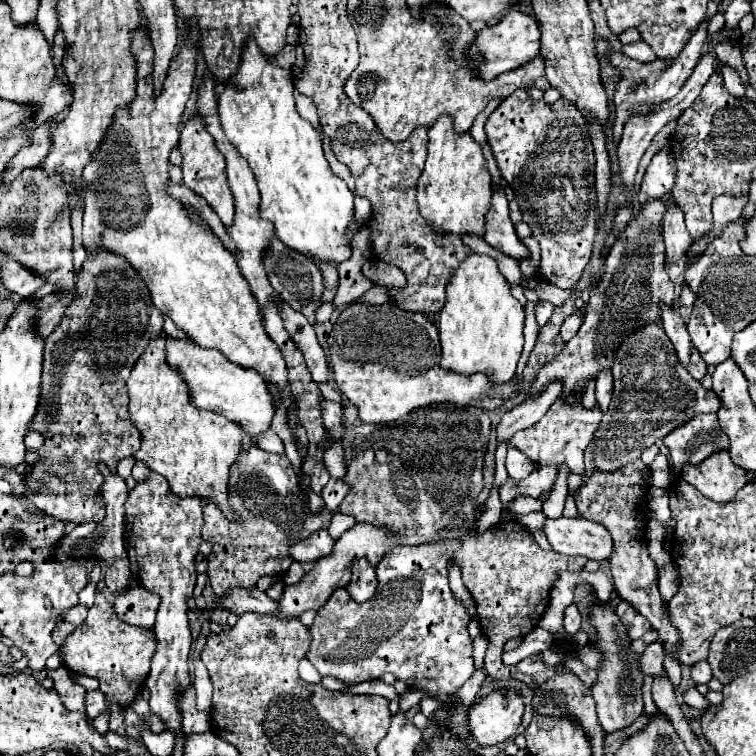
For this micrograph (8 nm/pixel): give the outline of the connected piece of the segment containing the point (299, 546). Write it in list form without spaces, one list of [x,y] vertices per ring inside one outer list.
[[[317,530],[309,538],[297,542],[291,548],[291,556],[301,564],[309,564],[327,556],[333,550],[333,546],[335,546],[335,540],[331,538],[331,534],[327,530]]]

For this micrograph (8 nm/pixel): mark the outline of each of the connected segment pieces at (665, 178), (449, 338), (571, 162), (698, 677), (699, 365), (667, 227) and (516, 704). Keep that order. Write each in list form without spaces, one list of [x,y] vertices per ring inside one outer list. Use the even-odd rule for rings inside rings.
[[[663,148],[653,156],[653,160],[645,172],[641,192],[639,192],[639,200],[661,198],[673,186],[675,186],[675,160],[671,156],[671,150]]]
[[[469,254],[461,260],[445,290],[447,302],[437,322],[443,350],[441,366],[459,374],[491,374],[495,384],[509,382],[523,350],[525,308],[511,296],[511,286],[499,272],[497,260],[485,254]]]
[[[517,90],[513,96],[507,96],[495,112],[487,118],[485,124],[487,140],[501,170],[503,180],[513,188],[515,200],[523,210],[523,222],[529,224],[533,236],[541,246],[541,268],[539,280],[551,282],[559,288],[571,288],[581,278],[585,264],[591,258],[593,236],[597,232],[597,192],[595,192],[595,156],[593,144],[587,128],[585,116],[577,110],[577,106],[565,98],[555,104],[547,104],[543,100],[533,102],[527,90]]]
[[[703,660],[701,664],[695,664],[695,666],[691,668],[691,678],[695,680],[695,684],[709,684],[709,680],[713,678],[709,664],[707,664],[705,660]]]
[[[691,348],[691,362],[689,362],[687,370],[689,370],[689,374],[691,374],[695,380],[699,380],[699,382],[707,376],[707,364],[703,362],[703,358],[699,356],[699,352],[697,352],[695,348]]]
[[[669,196],[665,204],[667,204],[667,212],[663,220],[663,238],[665,238],[665,248],[667,248],[667,262],[669,264],[685,262],[689,258],[693,238],[685,226],[681,208],[669,204]]]
[[[515,688],[483,696],[469,710],[469,726],[475,740],[481,746],[503,744],[517,734],[523,710],[523,696]]]

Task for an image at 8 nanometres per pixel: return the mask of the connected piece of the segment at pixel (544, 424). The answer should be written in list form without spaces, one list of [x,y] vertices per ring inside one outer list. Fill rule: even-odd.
[[[555,400],[551,404],[551,408],[547,410],[547,414],[537,424],[533,424],[531,428],[525,428],[525,430],[517,432],[517,436],[513,436],[511,446],[525,452],[539,466],[567,464],[573,474],[583,474],[585,472],[583,452],[585,452],[587,444],[591,442],[593,434],[597,432],[599,422],[601,422],[601,412],[597,406],[593,410],[585,410],[583,404],[575,404],[573,408],[569,408],[563,400]]]

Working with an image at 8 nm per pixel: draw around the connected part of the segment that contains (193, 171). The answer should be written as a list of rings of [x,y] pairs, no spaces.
[[[201,114],[189,118],[181,128],[181,140],[179,140],[179,152],[183,156],[183,182],[189,186],[195,194],[203,196],[209,206],[217,212],[221,222],[229,226],[233,222],[233,196],[227,184],[227,172],[225,172],[225,158],[215,146],[213,136],[205,130],[205,120]]]

